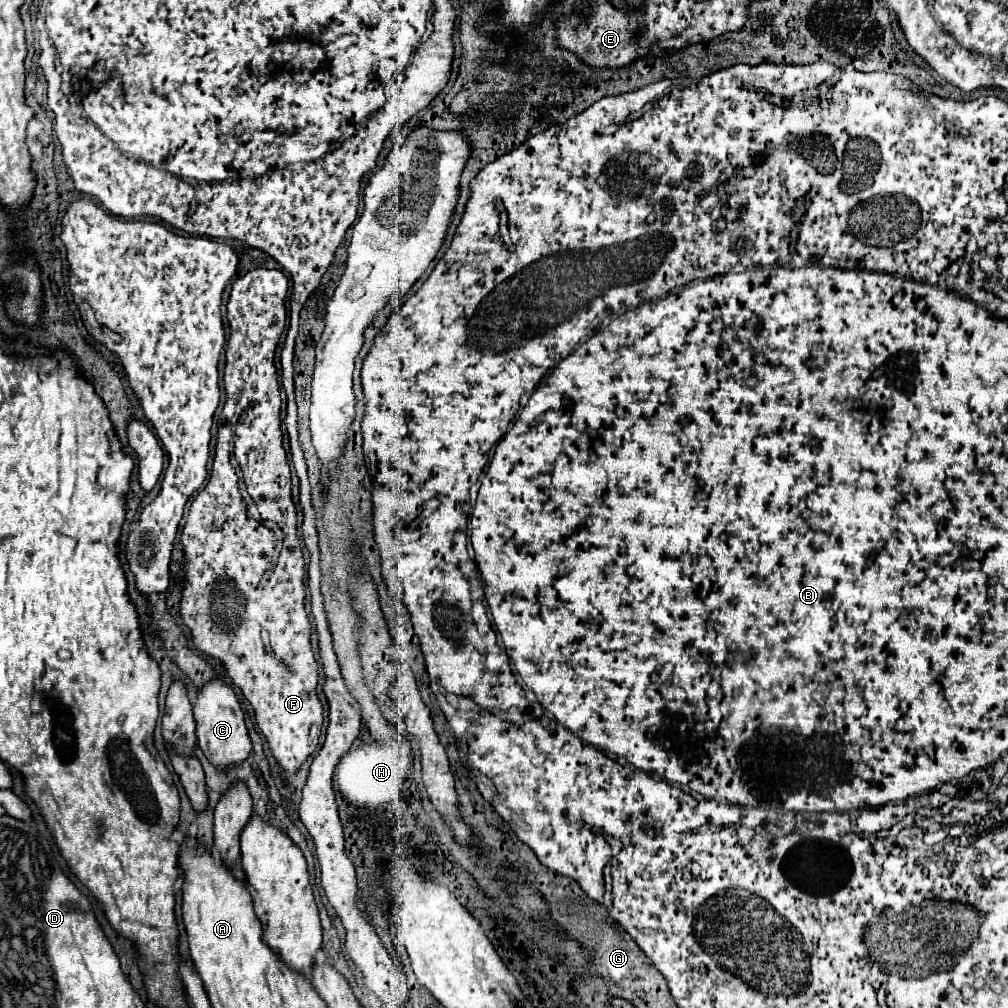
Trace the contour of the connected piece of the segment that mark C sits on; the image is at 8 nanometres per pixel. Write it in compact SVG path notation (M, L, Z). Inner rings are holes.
M214 677L212 683L206 683L202 689L198 689L198 695L192 707L194 707L194 719L196 719L198 745L204 751L204 755L210 759L210 763L214 763L216 767L228 767L232 763L242 763L250 755L252 741L244 725L242 707L232 687L224 685L222 679Z

